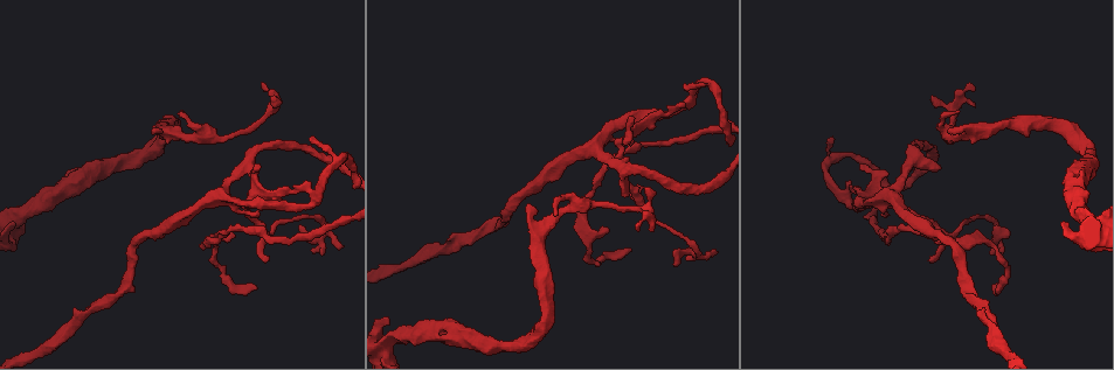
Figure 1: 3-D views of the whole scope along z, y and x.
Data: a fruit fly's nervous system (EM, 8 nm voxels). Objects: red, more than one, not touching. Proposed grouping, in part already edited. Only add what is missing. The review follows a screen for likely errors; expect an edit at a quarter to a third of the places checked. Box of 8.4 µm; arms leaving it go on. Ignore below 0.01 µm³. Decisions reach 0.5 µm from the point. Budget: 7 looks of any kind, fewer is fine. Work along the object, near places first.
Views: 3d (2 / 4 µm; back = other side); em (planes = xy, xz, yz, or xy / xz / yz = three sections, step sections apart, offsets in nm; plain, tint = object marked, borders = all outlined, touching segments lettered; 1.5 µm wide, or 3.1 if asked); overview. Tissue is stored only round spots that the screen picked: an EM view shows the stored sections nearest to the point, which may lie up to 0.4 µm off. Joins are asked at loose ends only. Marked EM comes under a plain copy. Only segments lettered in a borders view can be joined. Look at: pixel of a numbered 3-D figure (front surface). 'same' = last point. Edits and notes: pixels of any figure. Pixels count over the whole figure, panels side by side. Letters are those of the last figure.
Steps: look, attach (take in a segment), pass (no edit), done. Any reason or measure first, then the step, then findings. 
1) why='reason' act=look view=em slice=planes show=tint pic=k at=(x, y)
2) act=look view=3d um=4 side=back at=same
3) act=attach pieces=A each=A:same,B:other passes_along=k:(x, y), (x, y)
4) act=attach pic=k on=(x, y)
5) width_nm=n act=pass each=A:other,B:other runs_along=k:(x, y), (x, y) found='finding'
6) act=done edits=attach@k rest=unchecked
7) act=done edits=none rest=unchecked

why='tapers out' act=look view=3d um=2 pic=1 at=(627, 249)

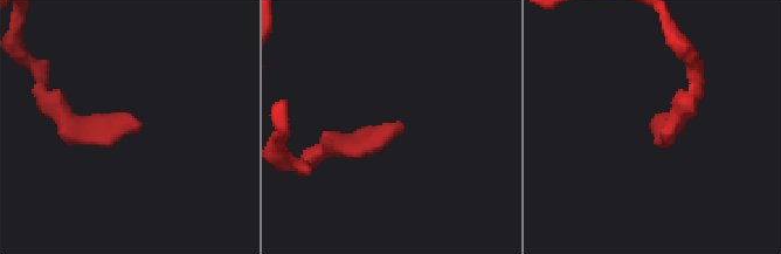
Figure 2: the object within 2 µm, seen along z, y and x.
act=look view=em slice=planes show=borders pic=2 at=(651, 121)

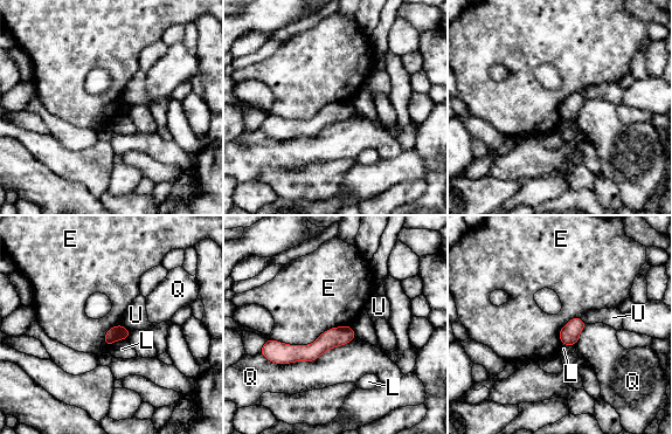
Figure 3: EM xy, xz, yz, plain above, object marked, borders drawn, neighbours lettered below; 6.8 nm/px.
width_nm=100 act=pass each=E:other,L:other,Q:other,U:other runs_along=3:(352, 335), (312, 352), (268, 344) found='no lettered segment goes on from it'

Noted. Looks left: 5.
why='free end' act=look view=em slice=xy step=8 show=borders pic=1 at=(627, 195)

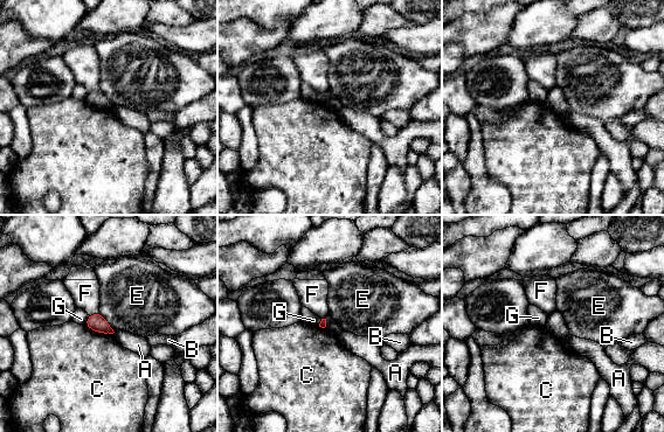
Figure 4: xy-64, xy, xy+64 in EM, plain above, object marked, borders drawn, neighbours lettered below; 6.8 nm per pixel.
why='another direction' act=look view=em slice=planes show=borders at=same

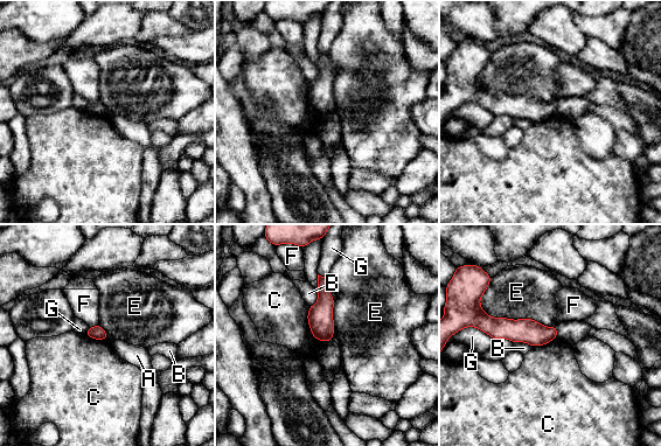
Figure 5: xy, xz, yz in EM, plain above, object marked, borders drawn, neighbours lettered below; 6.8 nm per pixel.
act=pass each=A:other,B:other,C:other,E:other,F:other,G:other border=5:(479, 299), (492, 316), (555, 326) found='none of them fits'

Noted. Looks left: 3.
why='free end' act=look view=em slice=planes show=borders pic=1 at=(862, 164)

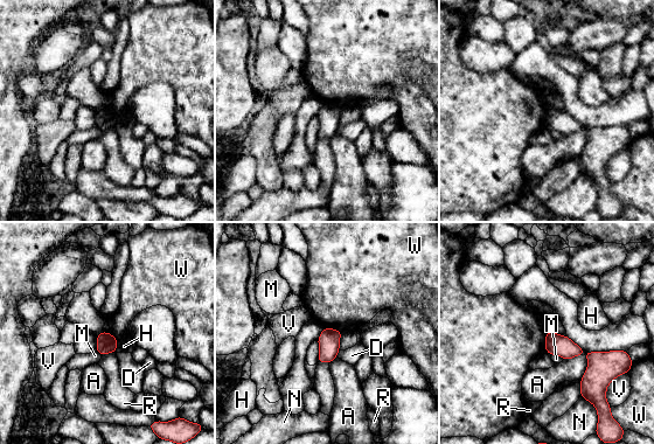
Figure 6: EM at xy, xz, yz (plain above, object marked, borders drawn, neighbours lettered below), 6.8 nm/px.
act=pass each=A:other,D:other,H:other,M:other,N:other,R:other,V:other,W:other border=6:(547, 331), (543, 348) found='no lettered segment goes on from it'

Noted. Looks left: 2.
act=done edits=none rest=unchecked

